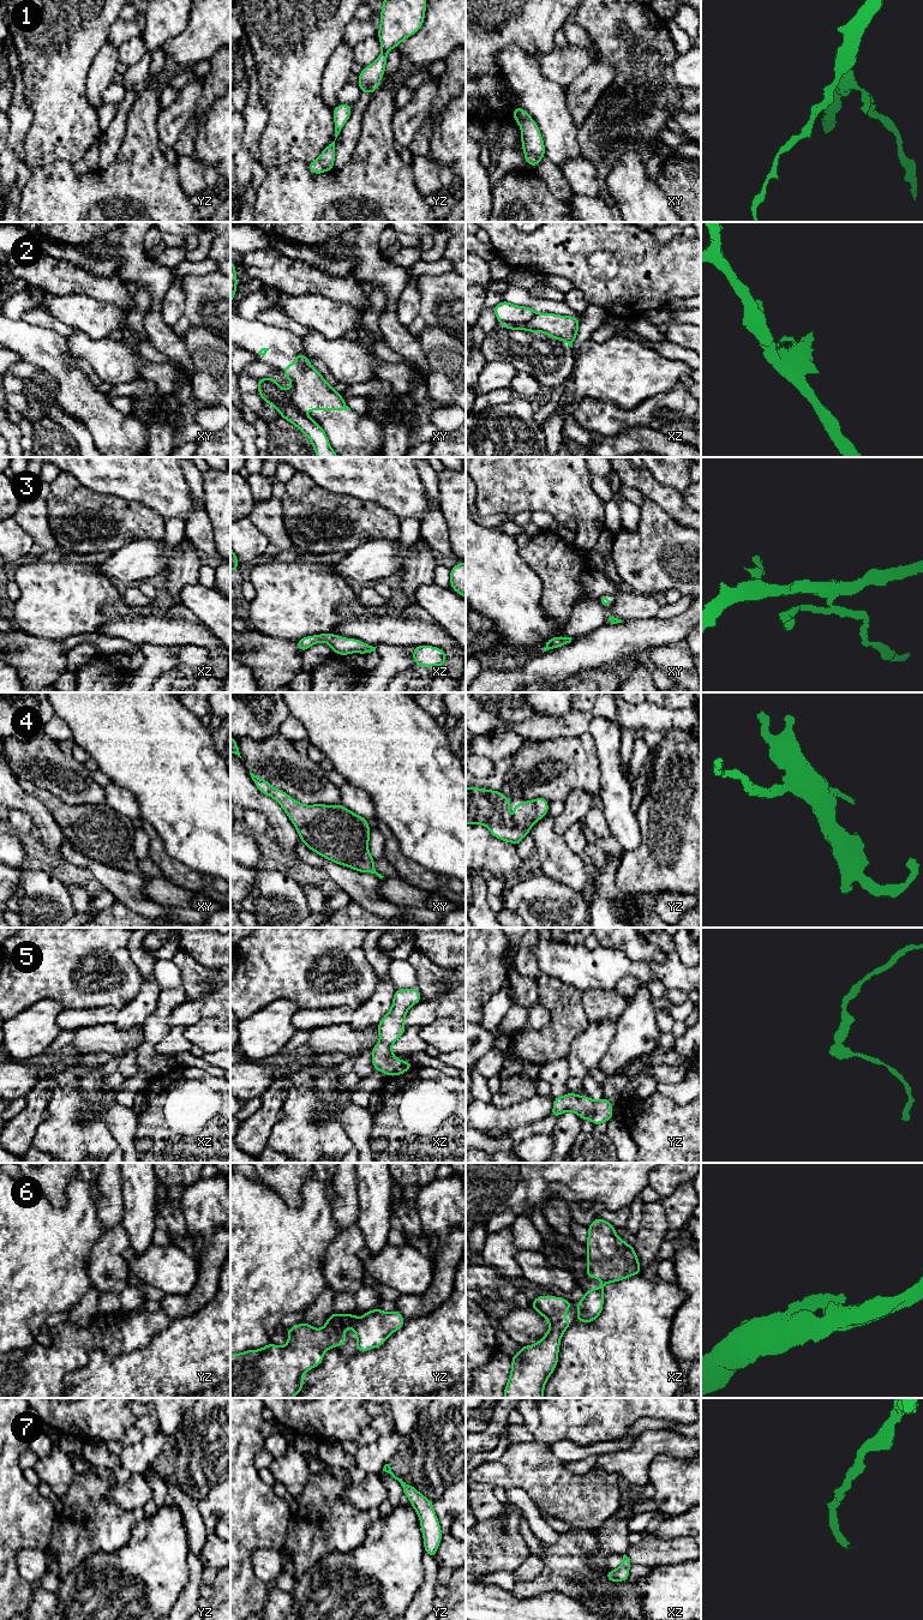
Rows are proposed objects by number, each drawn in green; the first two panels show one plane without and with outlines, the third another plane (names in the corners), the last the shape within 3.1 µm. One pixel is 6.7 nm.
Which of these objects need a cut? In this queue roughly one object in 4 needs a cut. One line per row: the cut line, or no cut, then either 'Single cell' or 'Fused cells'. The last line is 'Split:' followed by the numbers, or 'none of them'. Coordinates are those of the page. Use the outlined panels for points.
1: No split. Single cell
2: Split along xy (265, 378), (279, 396), (287, 397), (300, 410). Fused cells
3: No split. Single cell
4: No split. Single cell
5: No split. Single cell
6: No split. Single cell
7: No split. Single cell
Split: 2

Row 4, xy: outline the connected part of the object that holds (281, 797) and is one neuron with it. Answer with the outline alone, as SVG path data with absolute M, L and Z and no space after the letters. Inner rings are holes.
M251 772L250 775L262 793L271 796L283 808L296 828L300 841L305 842L310 850L338 865L360 872L376 874L379 878L384 877L376 871L374 859L368 853L370 827L366 818L349 811L341 804L336 806L324 804L304 805L290 798L284 791L274 788L266 780Z

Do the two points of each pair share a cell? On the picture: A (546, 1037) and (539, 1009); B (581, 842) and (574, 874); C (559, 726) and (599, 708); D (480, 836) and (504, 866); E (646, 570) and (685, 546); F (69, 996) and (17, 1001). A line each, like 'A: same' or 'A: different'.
A: different
B: different
C: same
D: same
E: same
F: same

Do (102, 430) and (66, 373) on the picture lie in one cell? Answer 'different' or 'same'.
same

